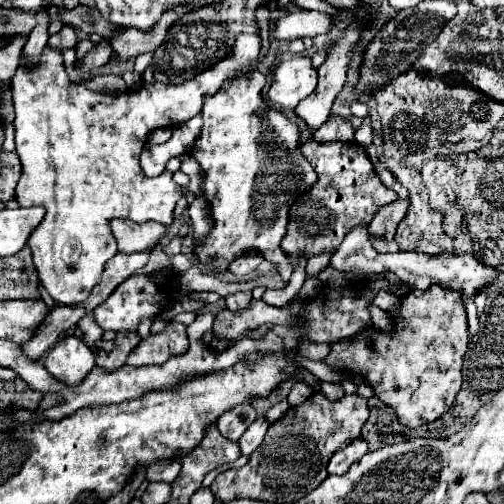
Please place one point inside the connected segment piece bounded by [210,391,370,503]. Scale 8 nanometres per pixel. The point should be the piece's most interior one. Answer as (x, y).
(291, 462)

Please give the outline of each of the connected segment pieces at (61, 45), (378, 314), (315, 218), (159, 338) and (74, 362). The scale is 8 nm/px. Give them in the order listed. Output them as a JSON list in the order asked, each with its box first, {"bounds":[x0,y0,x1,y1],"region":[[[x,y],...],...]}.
[{"bounds":[48,27,78,49],"region":[[[66,27],[60,33],[50,35],[50,39],[48,39],[48,45],[54,49],[70,49],[70,47],[76,47],[76,43],[78,43],[78,39],[76,39],[76,33],[72,27],[70,29]]]},{"bounds":[369,303,394,332],"region":[[[374,303],[369,305],[370,315],[372,317],[373,326],[382,332],[394,332],[394,328],[390,322],[388,314],[376,307]]]},{"bounds":[282,139,398,257],"region":[[[310,139],[302,145],[302,153],[318,171],[318,183],[314,185],[314,191],[300,195],[294,207],[290,209],[288,231],[282,239],[282,249],[286,255],[310,257],[310,253],[314,255],[314,251],[310,249],[312,243],[322,239],[324,247],[320,251],[336,249],[346,237],[346,231],[350,231],[350,227],[356,227],[360,223],[368,225],[378,207],[398,199],[398,195],[392,189],[382,185],[364,147],[360,147],[358,143],[316,143],[314,139]]]},{"bounds":[126,323,188,365],"region":[[[168,323],[160,333],[142,339],[126,359],[126,365],[162,365],[170,357],[188,351],[188,335],[182,323]]]},{"bounds":[44,335,94,385],"region":[[[66,335],[46,355],[44,367],[66,385],[78,385],[94,367],[94,351],[76,335]]]}]

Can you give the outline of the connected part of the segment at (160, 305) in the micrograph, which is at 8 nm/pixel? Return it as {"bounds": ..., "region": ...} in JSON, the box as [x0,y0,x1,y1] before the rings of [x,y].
{"bounds":[94,275,168,331],"region":[[[132,275],[130,279],[126,279],[122,285],[116,287],[116,291],[110,295],[110,299],[106,299],[104,303],[100,303],[94,309],[94,317],[96,323],[104,329],[104,331],[136,331],[138,323],[142,317],[146,315],[158,315],[168,303],[168,293],[162,291],[160,287],[156,287],[146,275]]]}

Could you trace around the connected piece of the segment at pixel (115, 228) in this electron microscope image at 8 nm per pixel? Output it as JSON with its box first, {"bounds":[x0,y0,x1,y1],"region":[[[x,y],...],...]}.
{"bounds":[110,219,166,253],"region":[[[112,219],[110,231],[118,243],[120,253],[138,253],[138,251],[148,251],[154,245],[158,245],[166,227],[154,221],[134,223],[126,219]]]}

